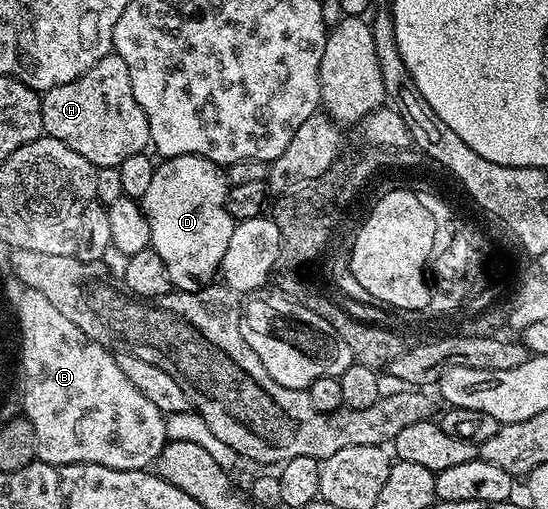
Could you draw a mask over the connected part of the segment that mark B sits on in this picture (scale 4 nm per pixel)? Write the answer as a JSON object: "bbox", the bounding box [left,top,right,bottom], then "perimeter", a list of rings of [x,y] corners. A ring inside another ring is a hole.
{"bbox":[17,290,168,470],"perimeter":[[[25,290],[20,296],[20,316],[17,318],[18,323],[22,325],[22,330],[26,330],[26,382],[21,388],[22,406],[21,413],[30,421],[32,428],[36,428],[36,452],[38,453],[37,461],[47,462],[53,466],[71,466],[77,462],[87,462],[88,464],[100,464],[104,468],[116,468],[117,470],[145,470],[153,467],[157,463],[160,452],[166,447],[168,441],[166,436],[166,415],[156,404],[148,400],[140,392],[136,385],[132,384],[120,370],[116,357],[107,347],[102,346],[99,342],[94,342],[68,316],[63,316],[56,309],[56,304],[44,296],[44,292],[35,290]]]}

